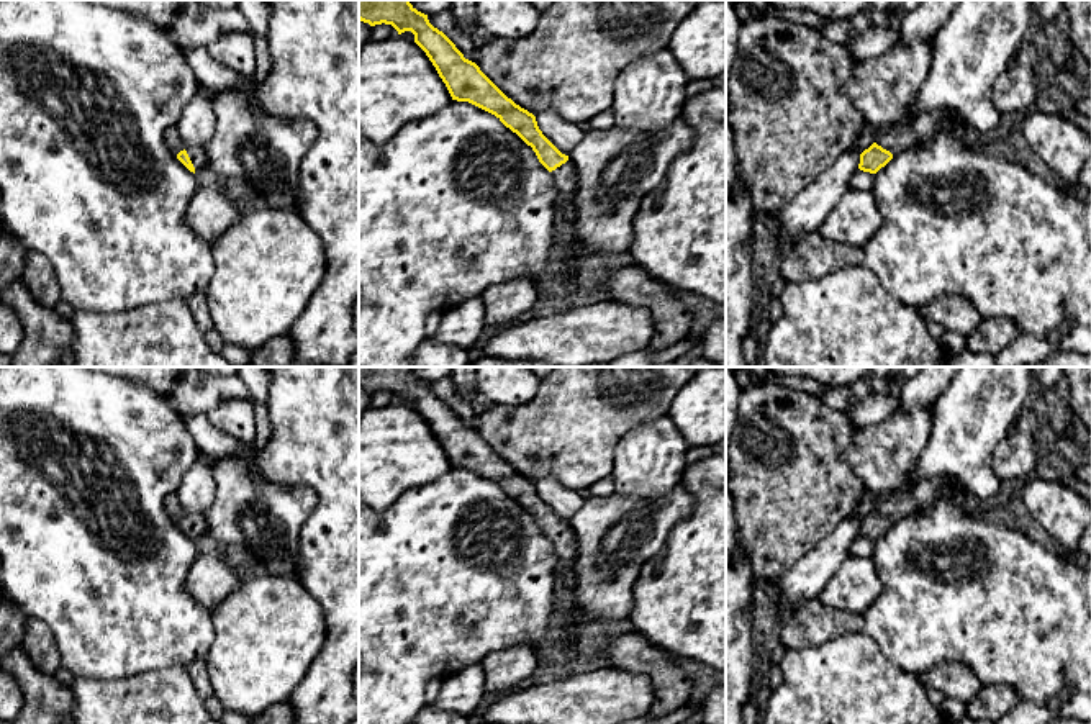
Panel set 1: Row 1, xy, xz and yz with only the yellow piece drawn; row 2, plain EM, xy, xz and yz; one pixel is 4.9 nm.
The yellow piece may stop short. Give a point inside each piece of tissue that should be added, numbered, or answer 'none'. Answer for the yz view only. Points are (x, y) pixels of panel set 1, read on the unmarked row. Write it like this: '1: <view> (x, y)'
1: yz (895, 506)

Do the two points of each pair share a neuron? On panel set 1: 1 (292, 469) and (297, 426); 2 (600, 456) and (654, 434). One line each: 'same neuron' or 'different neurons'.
1: same neuron
2: different neurons

